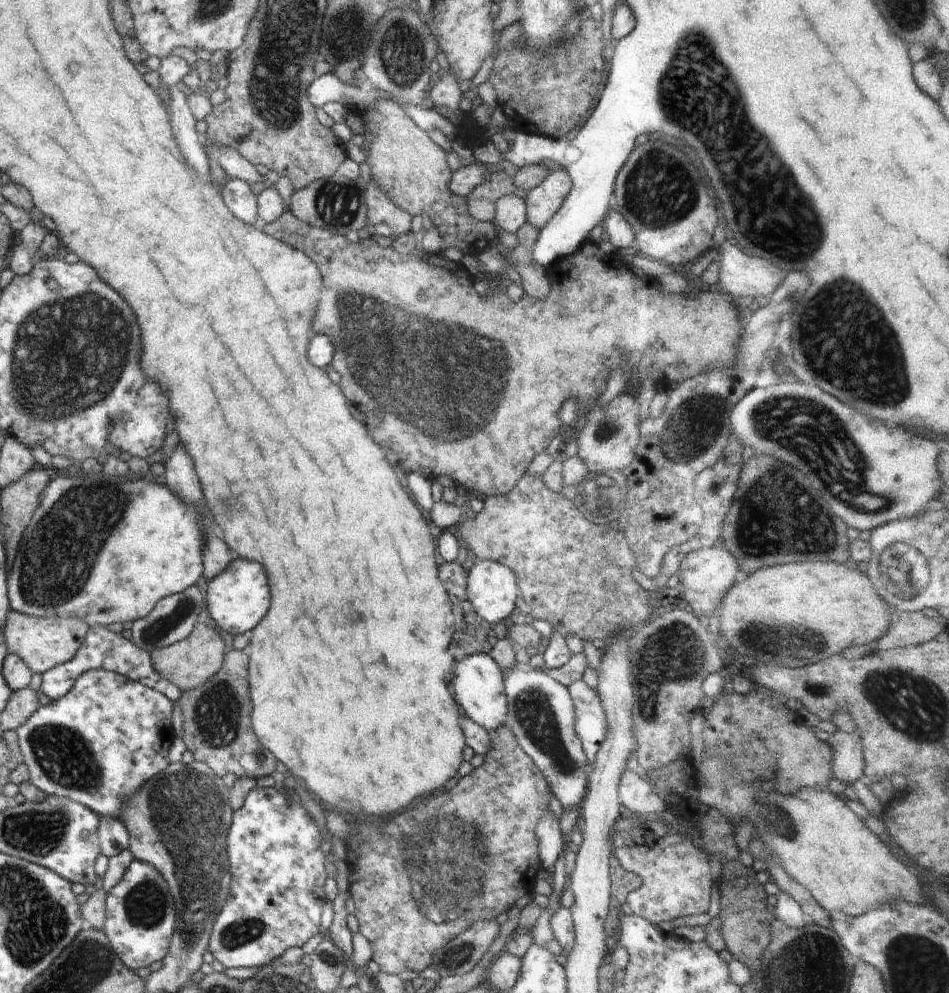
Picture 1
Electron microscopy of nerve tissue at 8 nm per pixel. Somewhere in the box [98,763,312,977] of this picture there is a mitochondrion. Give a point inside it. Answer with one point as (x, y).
(146, 904)

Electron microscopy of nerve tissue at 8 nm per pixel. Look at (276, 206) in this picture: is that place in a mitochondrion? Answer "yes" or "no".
no

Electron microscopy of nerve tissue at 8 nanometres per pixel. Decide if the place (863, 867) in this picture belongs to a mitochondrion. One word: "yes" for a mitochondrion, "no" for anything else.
no

